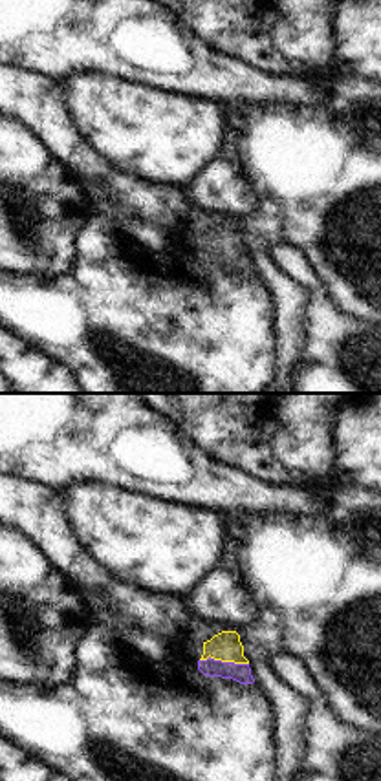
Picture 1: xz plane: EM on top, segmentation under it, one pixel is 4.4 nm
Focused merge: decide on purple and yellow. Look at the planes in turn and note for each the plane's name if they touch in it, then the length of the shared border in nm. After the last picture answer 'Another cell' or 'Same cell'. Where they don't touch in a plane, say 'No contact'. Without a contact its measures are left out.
Touches purple in xz. Shared border 220 nm.

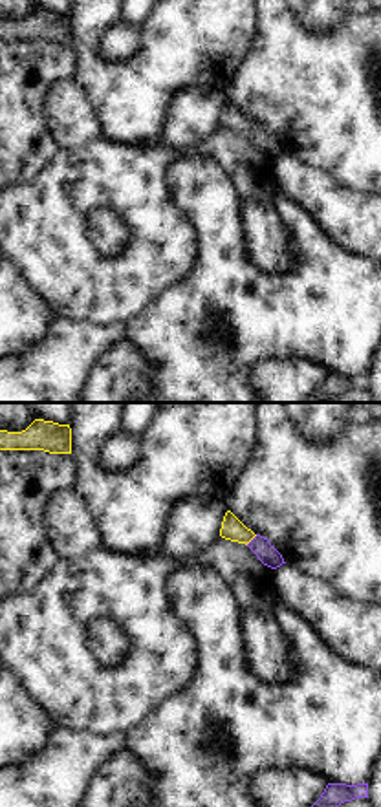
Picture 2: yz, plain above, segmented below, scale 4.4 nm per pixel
Touches purple in yz. Shared border 70 nm.

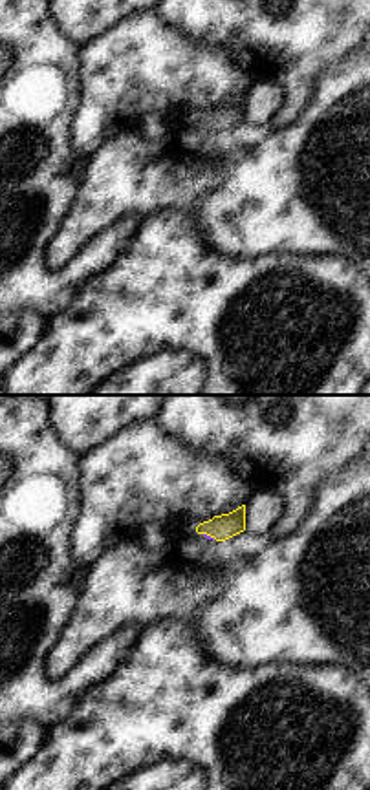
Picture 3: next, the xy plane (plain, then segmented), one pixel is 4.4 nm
Touches purple in xy. Shared border 60 nm.

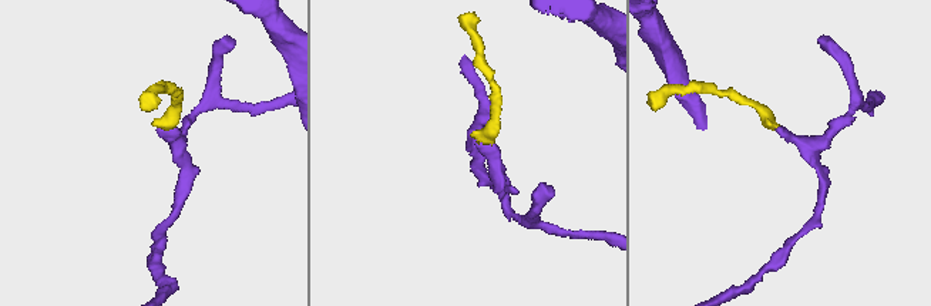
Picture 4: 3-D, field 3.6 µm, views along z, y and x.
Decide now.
Same cell.

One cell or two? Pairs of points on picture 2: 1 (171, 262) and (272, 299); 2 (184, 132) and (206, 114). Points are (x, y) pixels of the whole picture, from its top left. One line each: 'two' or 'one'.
1: two
2: one

